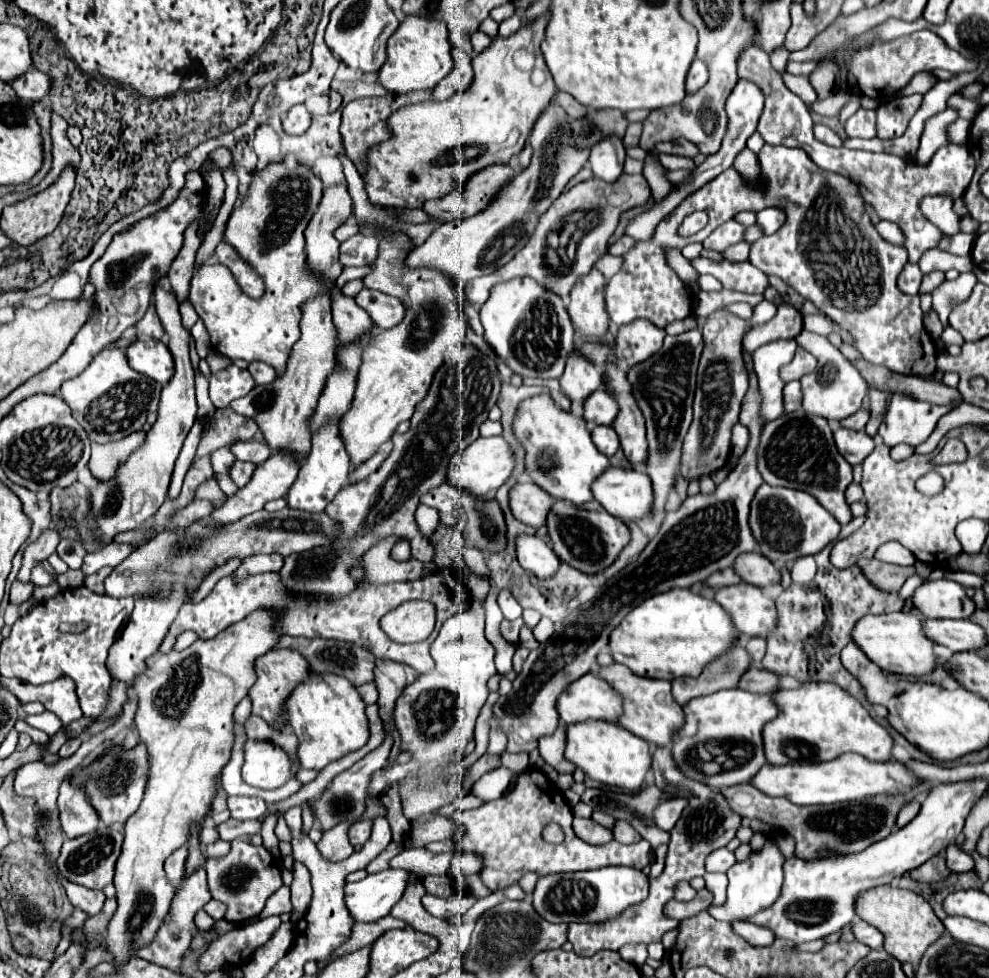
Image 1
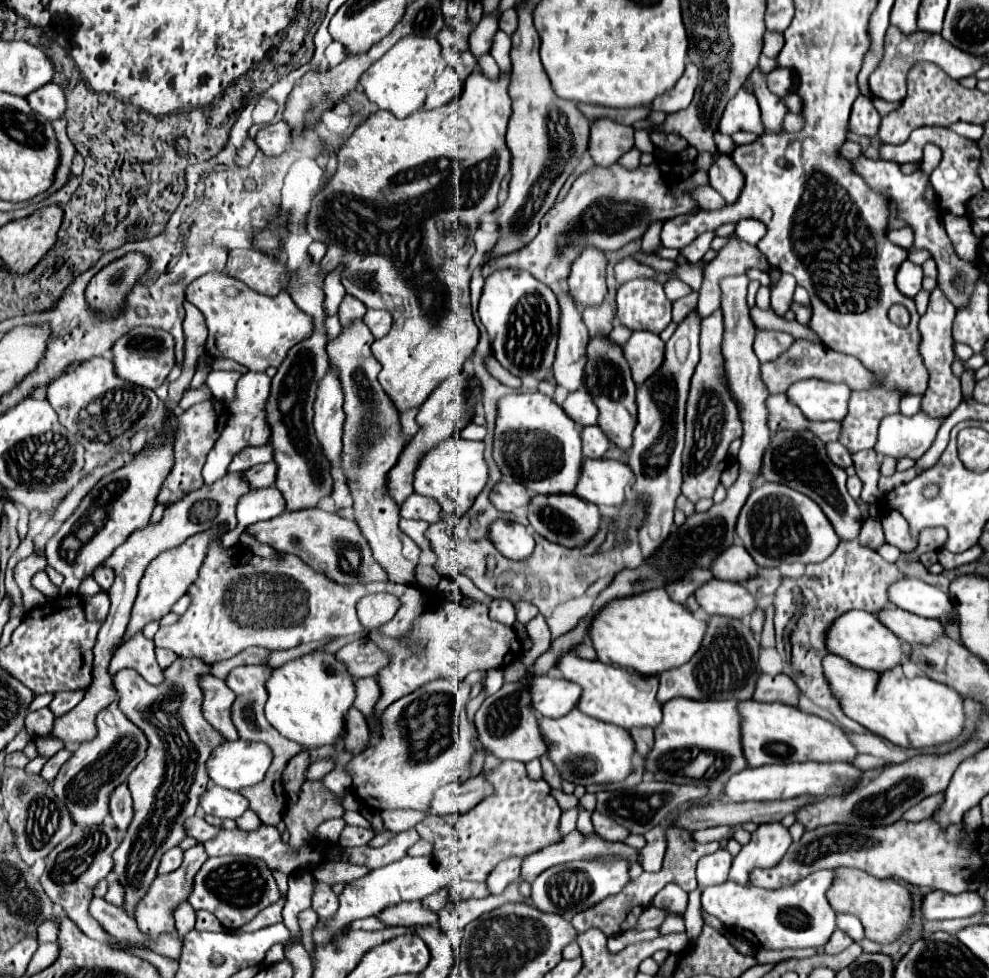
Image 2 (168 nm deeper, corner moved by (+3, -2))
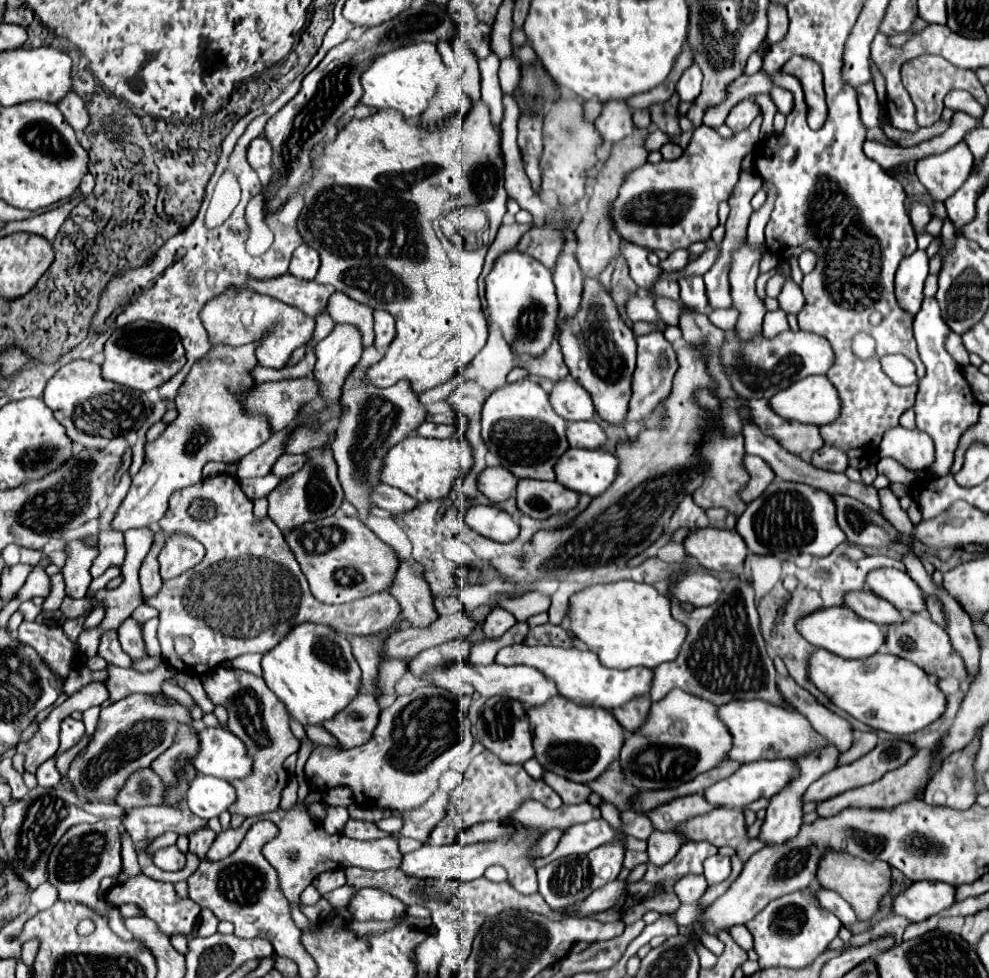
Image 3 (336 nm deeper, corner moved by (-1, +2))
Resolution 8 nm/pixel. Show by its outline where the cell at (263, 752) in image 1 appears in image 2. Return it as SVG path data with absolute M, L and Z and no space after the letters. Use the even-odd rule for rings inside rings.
M236 739L214 749L208 759L208 775L216 785L240 791L264 781L270 763L272 749L266 743Z

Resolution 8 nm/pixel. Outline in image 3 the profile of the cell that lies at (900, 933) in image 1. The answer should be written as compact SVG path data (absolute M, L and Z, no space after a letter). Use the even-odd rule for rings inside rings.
M826 851L818 863L816 879L822 887L840 893L856 911L860 921L872 919L878 909L878 903L890 889L890 865L882 861L864 861L860 857L848 855L846 851Z

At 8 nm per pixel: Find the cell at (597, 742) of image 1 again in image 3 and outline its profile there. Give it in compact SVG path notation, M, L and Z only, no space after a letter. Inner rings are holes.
M560 695L556 699L550 699L544 707L532 707L528 709L528 719L532 723L532 735L534 735L534 757L538 763L556 775L562 775L576 783L588 783L596 779L620 753L624 743L624 729L614 719L610 711L600 711L600 707L580 707Z

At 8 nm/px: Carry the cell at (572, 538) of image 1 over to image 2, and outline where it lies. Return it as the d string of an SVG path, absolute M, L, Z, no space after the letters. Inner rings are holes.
M536 495L528 503L528 521L534 527L534 531L540 533L544 539L568 549L576 549L584 547L600 531L602 515L594 503L588 503L572 495Z

